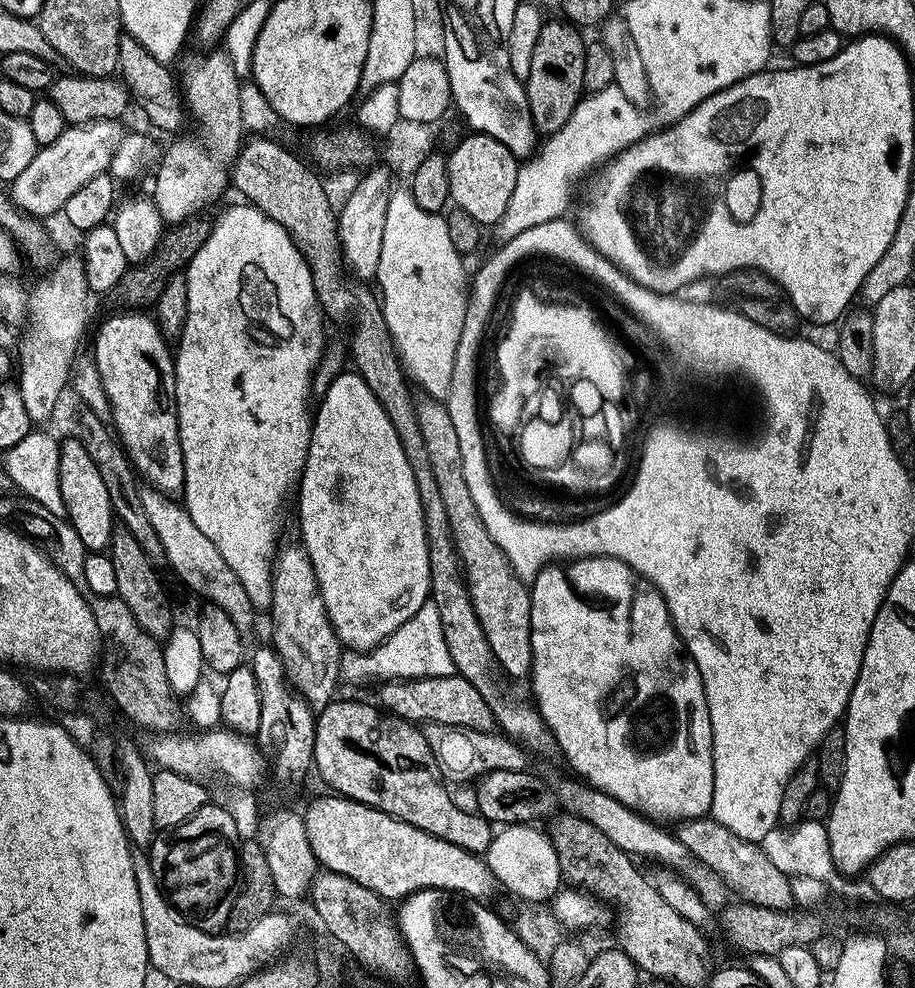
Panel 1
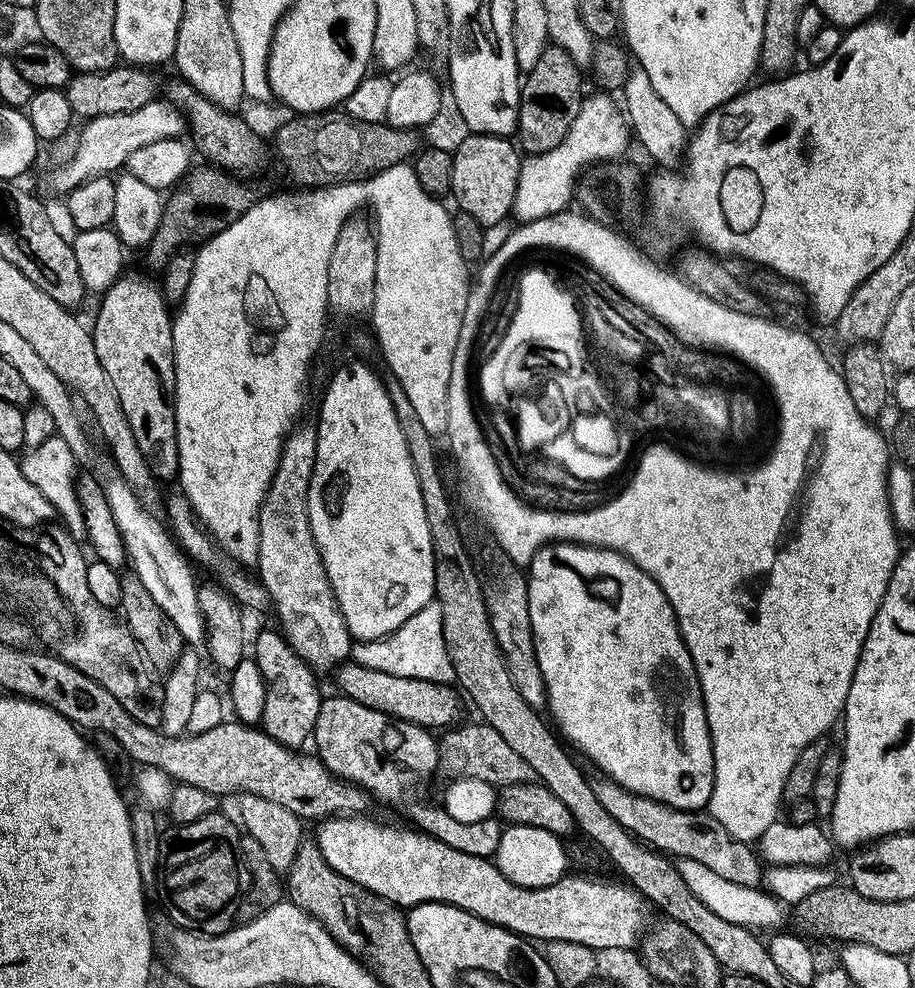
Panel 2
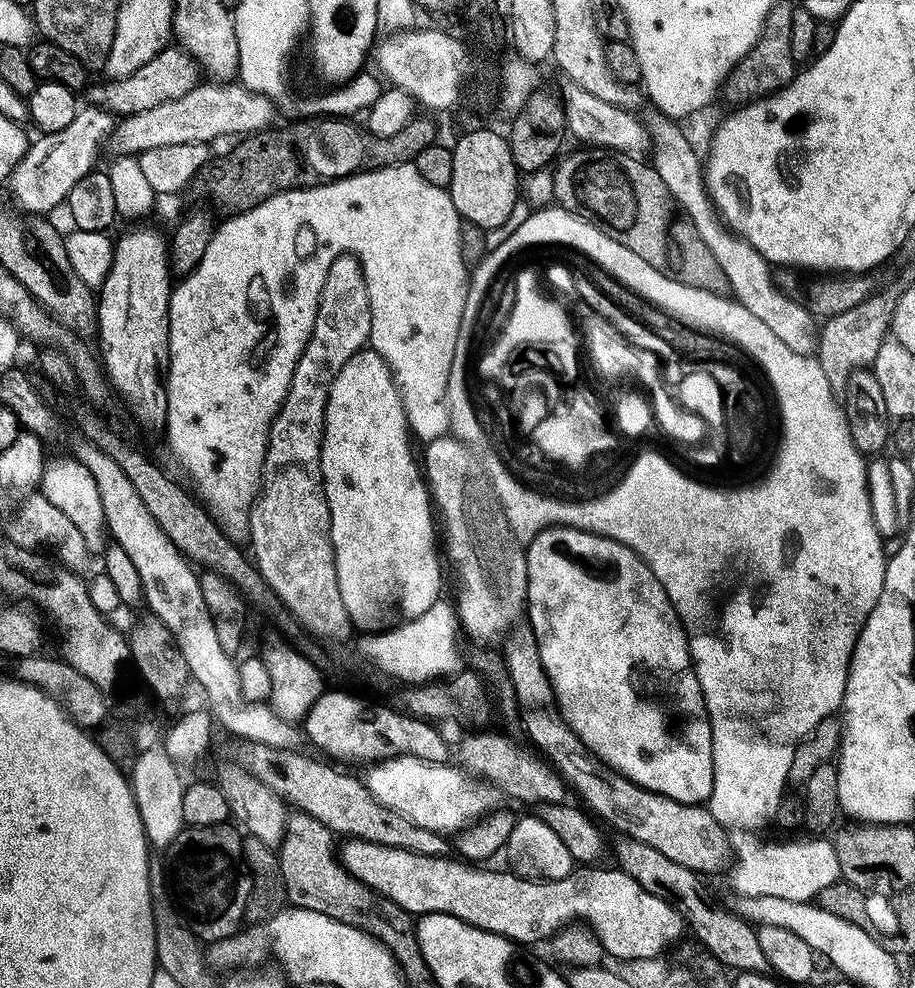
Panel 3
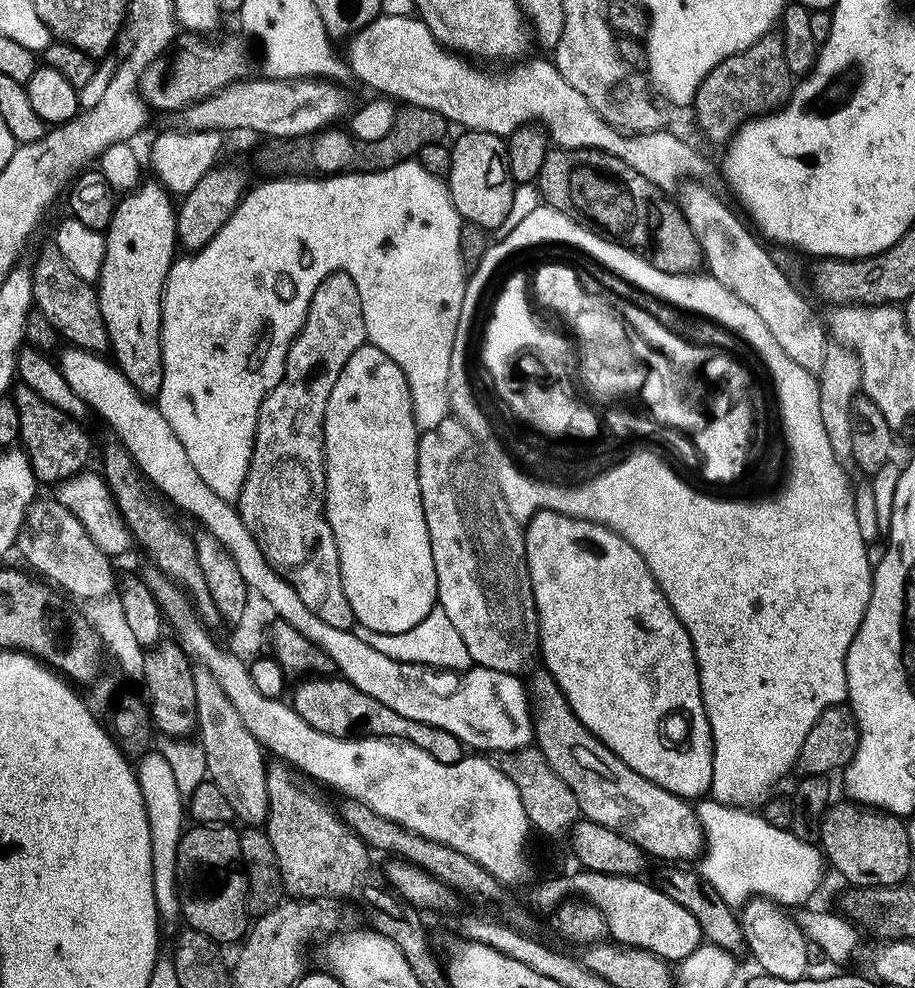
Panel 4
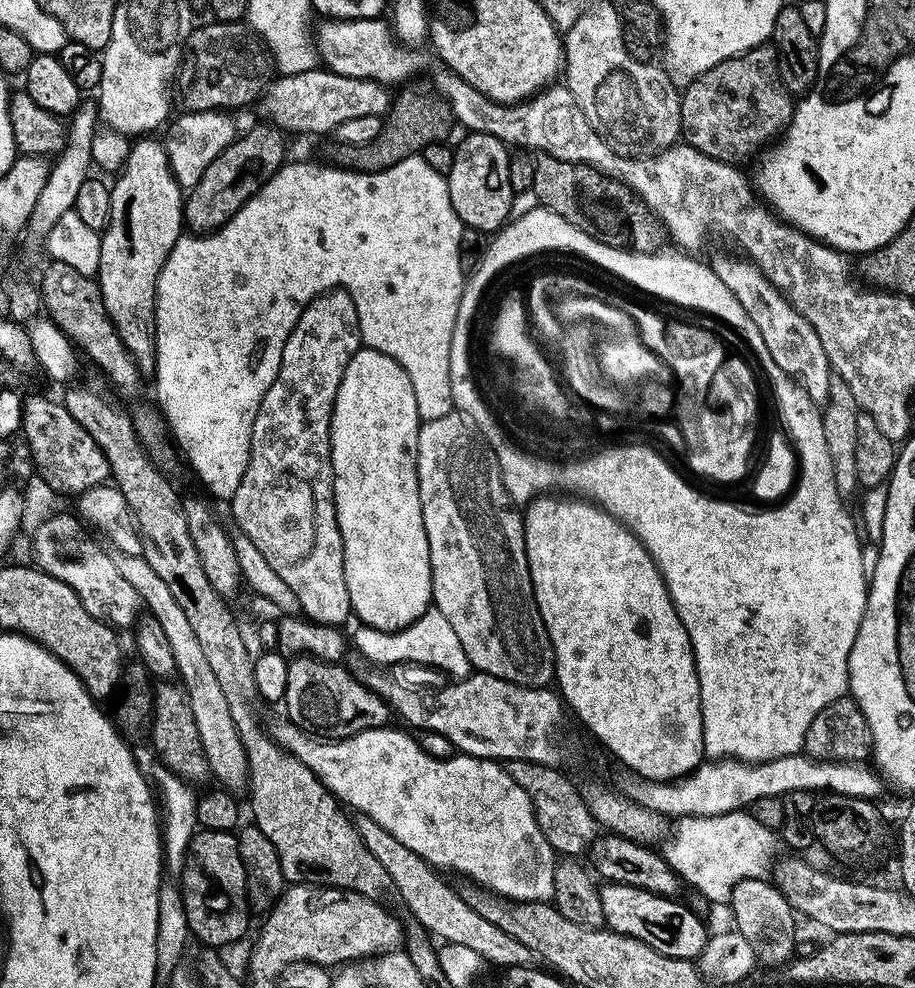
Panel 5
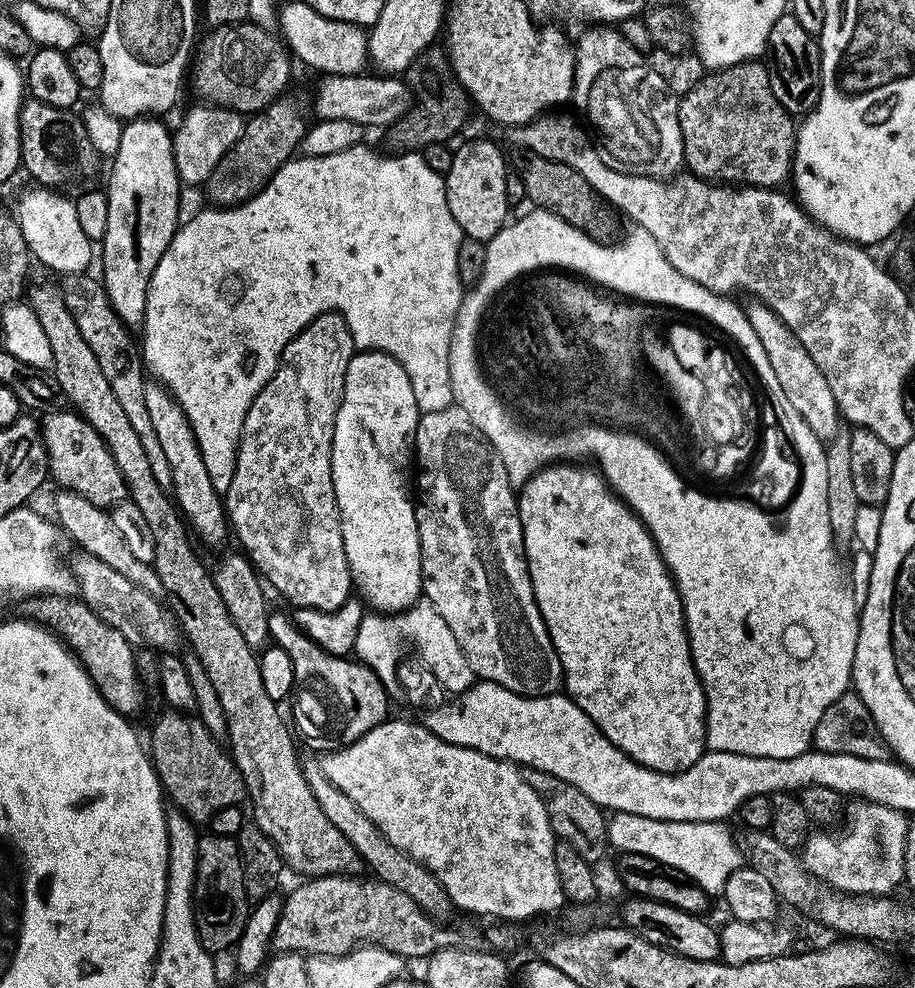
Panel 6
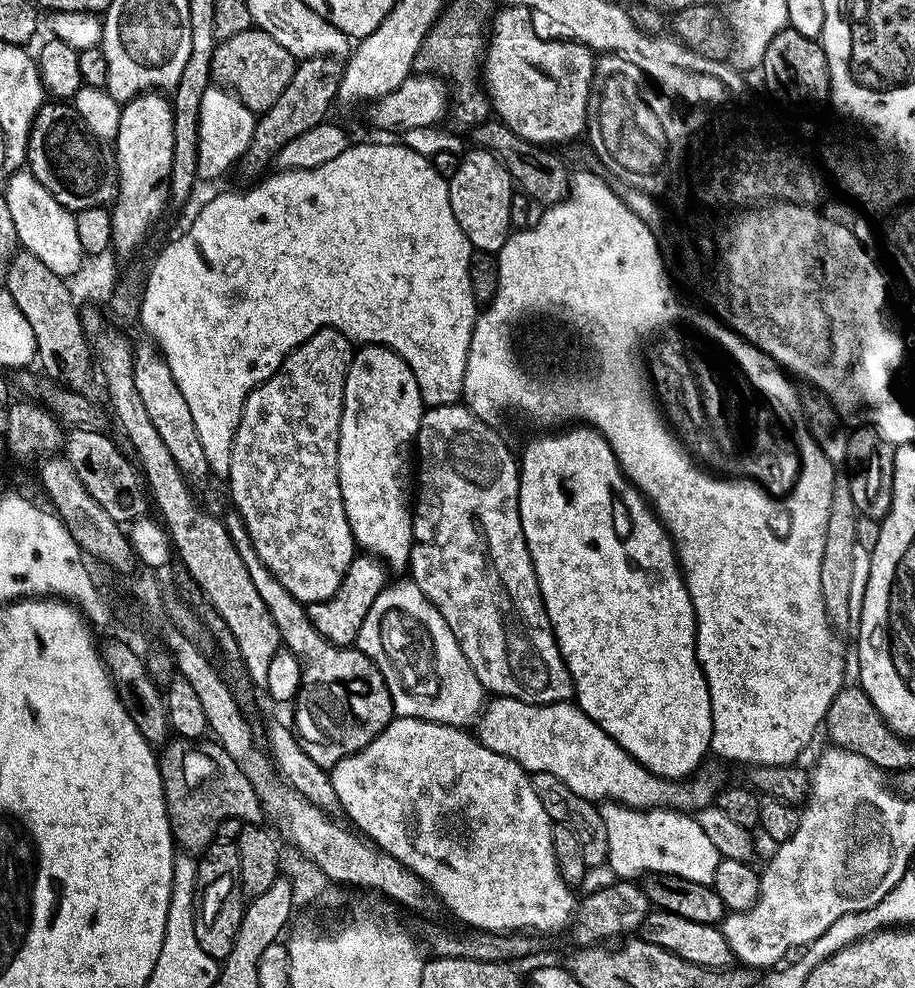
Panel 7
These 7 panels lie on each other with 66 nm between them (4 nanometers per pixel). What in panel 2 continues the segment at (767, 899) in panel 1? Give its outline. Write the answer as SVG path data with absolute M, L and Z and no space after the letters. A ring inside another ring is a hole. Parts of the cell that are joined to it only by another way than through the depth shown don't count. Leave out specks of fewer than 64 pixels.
M603 774L591 777L590 783L594 790L594 798L602 802L606 814L610 814L627 832L637 839L661 851L672 858L685 856L694 858L694 862L702 862L702 866L714 870L721 878L730 878L730 882L738 882L738 886L757 887L762 880L762 860L754 851L751 843L734 838L722 822L713 818L707 810L689 810L672 808L657 800L628 792L618 782L614 782Z

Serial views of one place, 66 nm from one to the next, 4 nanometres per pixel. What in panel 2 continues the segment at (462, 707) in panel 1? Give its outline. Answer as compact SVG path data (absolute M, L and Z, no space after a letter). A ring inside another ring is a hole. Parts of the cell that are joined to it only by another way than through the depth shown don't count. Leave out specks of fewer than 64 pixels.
M351 660L339 665L332 678L336 682L335 688L341 695L350 697L352 701L378 710L397 720L410 721L412 724L422 725L429 730L443 729L453 725L460 714L460 699L457 689L453 685L430 683L425 679L398 678L394 674L385 674L382 671L370 670Z

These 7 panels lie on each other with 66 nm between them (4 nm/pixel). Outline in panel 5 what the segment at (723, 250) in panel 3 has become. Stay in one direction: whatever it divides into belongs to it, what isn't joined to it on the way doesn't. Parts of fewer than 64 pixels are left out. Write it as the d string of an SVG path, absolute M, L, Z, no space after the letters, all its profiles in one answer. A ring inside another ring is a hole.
M724 256L714 264L718 278L726 282L726 290L742 302L742 310L750 314L754 326L762 334L762 342L766 342L766 350L770 350L770 358L791 380L795 380L800 391L812 399L812 403L823 406L827 402L828 391L834 377L831 366L828 365L826 350L822 350L822 342L818 342L818 334L794 310L794 306L783 294L770 283L755 264L747 259L735 260L732 256Z

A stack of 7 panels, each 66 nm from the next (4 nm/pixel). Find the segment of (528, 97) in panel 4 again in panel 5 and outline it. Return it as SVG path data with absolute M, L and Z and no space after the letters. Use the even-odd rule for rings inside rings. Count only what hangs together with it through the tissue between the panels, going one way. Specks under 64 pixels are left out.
M383 19L330 20L315 25L314 47L329 72L337 72L350 78L377 80L379 84L393 86L408 80L420 68L419 51L398 42L393 29ZM440 70L440 73L436 76L435 91L452 105L453 121L459 127L461 124L464 130L468 132L490 134L509 146L521 144L520 148L524 150L537 148L535 150L537 153L553 156L554 158L562 158L562 162L588 164L591 168L598 169L599 172L604 173L604 175L613 180L621 181L621 183L624 183L631 189L632 180L628 180L628 176L636 176L636 172L640 172L640 168L632 168L632 158L620 160L617 153L612 151L612 147L605 144L604 139L594 130L594 126L590 126L590 122L586 122L586 114L582 114L578 102L574 102L574 94L570 94L567 86L549 86L544 91L537 92L535 96L515 106L509 106L506 104L496 104L478 90L474 90L474 86L467 84L462 77L456 76L447 70Z

